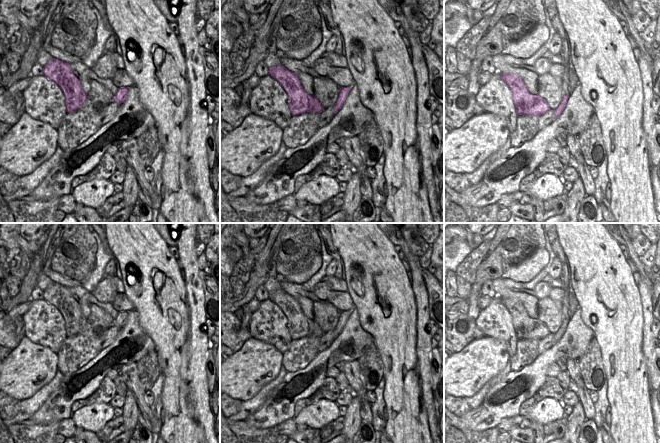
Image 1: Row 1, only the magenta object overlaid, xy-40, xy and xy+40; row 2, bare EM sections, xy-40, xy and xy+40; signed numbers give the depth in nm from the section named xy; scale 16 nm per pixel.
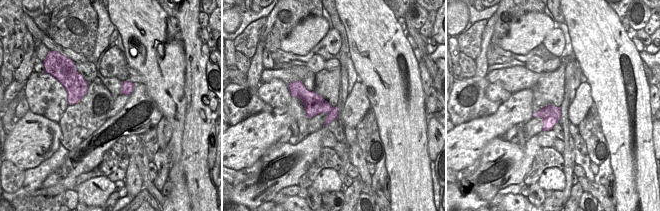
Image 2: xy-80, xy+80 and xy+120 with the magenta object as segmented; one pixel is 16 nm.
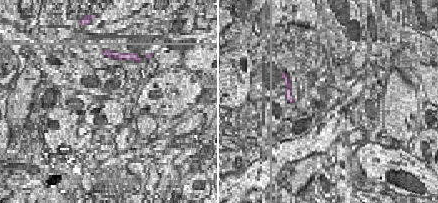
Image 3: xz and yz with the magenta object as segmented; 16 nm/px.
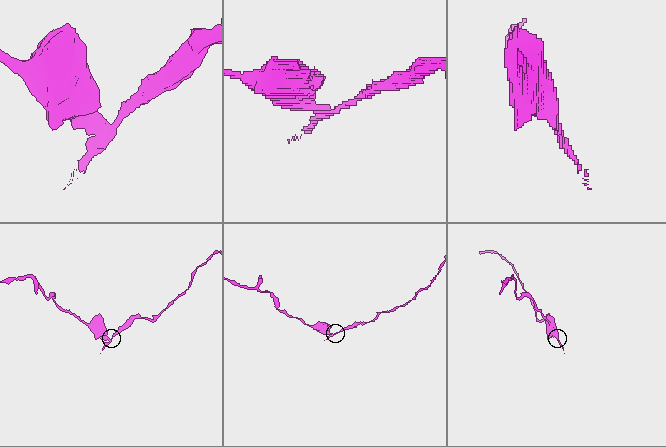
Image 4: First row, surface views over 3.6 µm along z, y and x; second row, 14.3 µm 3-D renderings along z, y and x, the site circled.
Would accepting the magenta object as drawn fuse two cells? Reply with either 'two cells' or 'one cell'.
two cells

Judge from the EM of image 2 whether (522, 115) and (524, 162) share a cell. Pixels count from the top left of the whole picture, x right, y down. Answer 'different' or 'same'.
different

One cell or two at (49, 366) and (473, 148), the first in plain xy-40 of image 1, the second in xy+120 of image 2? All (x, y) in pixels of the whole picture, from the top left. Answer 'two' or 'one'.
one

